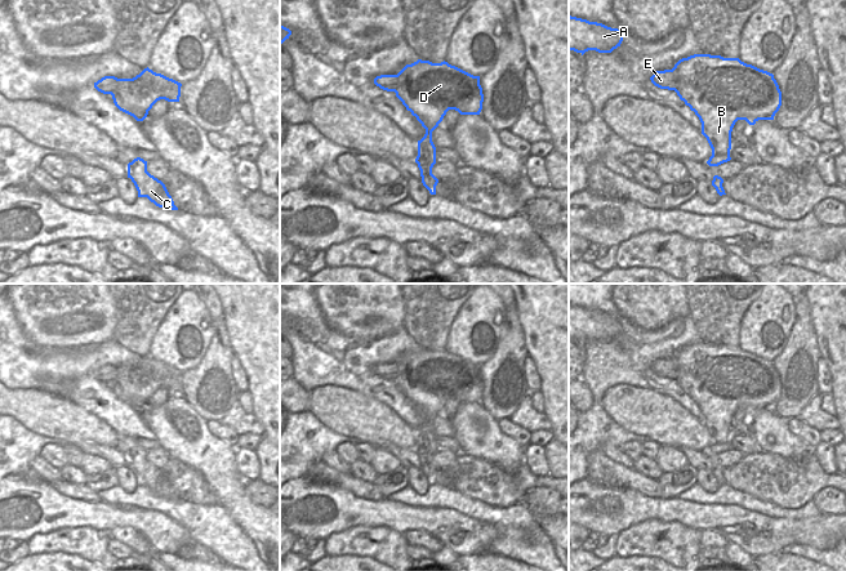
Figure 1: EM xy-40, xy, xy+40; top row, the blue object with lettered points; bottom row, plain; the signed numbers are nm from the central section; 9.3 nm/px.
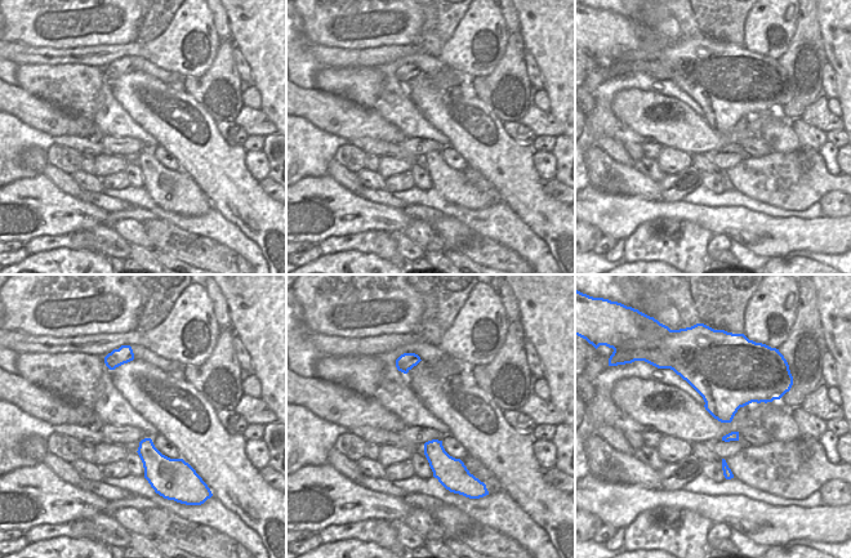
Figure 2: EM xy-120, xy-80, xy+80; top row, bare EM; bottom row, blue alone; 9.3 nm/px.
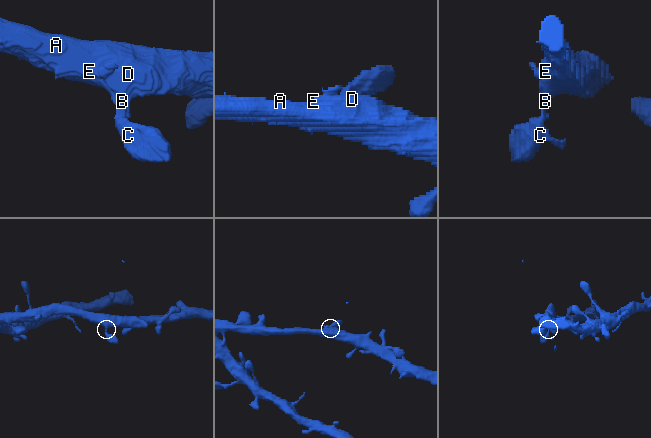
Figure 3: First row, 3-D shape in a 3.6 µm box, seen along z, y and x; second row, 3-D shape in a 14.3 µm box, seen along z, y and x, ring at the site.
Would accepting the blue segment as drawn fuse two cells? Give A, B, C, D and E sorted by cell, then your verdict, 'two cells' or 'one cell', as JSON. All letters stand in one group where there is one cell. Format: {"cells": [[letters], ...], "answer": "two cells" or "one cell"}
{"cells": [["A", "B", "C", "D", "E"]], "answer": "one cell"}

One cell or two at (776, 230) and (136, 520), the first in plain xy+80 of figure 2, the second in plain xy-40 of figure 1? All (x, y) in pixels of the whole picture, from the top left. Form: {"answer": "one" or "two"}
{"answer": "one"}

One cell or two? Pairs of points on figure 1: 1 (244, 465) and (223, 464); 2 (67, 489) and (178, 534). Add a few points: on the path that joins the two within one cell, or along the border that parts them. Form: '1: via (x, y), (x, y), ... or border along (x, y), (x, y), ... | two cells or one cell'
1: border along (235, 447), (236, 471), (244, 478) | two cells
2: border along (68, 496), (89, 502), (101, 500) | two cells

